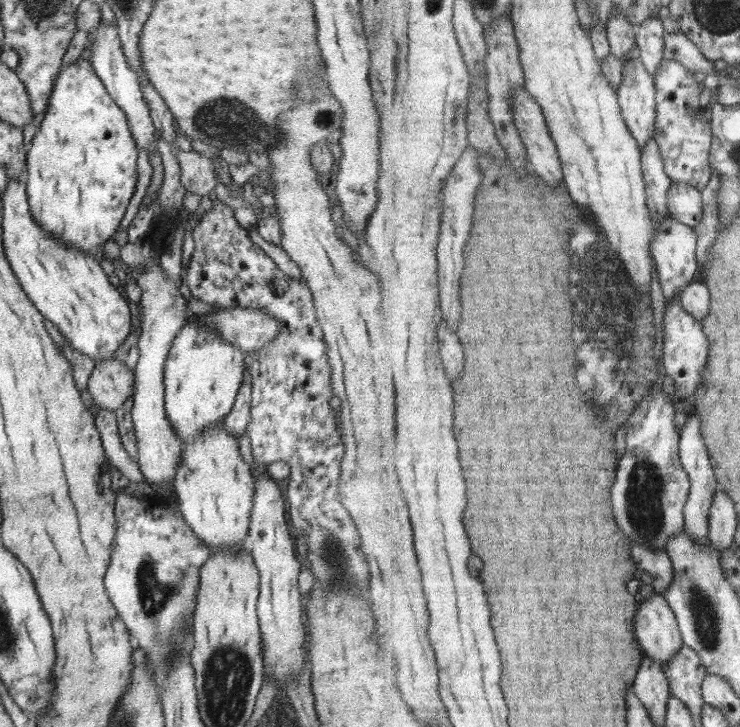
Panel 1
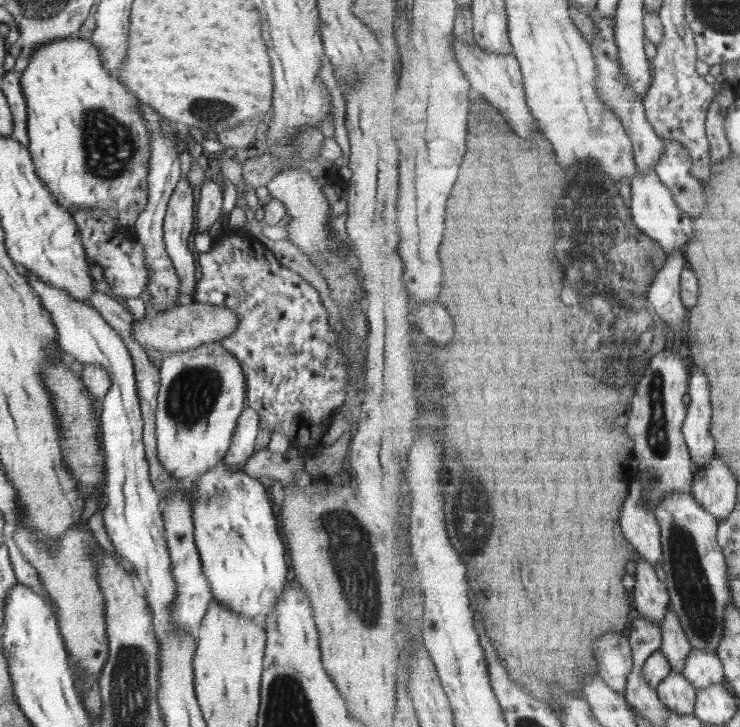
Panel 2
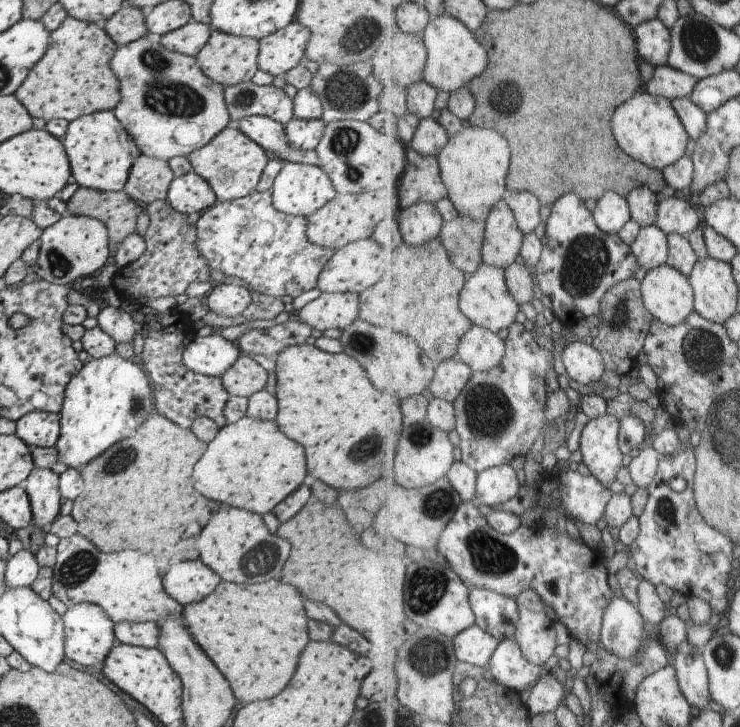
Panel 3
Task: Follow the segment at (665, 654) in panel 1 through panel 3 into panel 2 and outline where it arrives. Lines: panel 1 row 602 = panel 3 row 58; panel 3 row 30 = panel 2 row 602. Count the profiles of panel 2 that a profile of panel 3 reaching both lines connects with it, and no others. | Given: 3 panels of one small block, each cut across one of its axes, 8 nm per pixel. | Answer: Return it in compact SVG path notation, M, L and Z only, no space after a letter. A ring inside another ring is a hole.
M645 556L638 563L638 584L634 590L636 609L657 622L664 622L671 611L673 596L667 581L660 580L654 563Z

